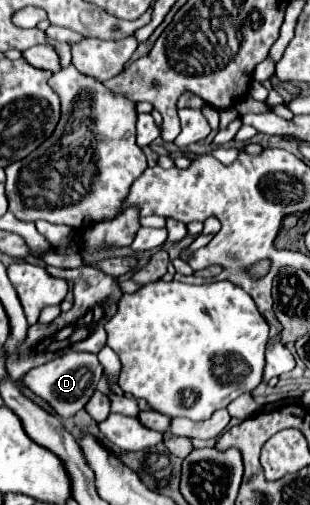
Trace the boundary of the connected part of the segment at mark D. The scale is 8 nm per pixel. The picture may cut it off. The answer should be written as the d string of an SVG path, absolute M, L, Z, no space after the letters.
M67 352L43 366L31 370L29 374L25 374L23 384L27 388L31 388L37 396L47 400L61 418L71 418L71 416L75 416L75 412L79 412L87 404L91 394L97 390L97 382L101 380L101 374L103 374L103 368L95 354Z

